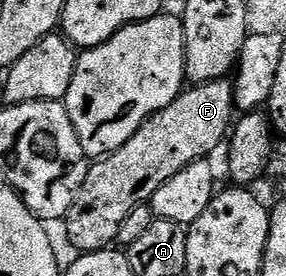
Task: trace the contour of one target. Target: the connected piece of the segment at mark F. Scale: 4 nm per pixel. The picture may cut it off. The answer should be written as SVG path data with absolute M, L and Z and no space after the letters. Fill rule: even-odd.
M228 79L196 83L180 92L174 103L150 117L118 151L99 158L89 168L82 191L66 218L69 243L81 254L109 248L130 211L151 202L154 191L166 179L174 179L182 167L211 158L223 141L225 144L234 125L235 109L236 90Z

